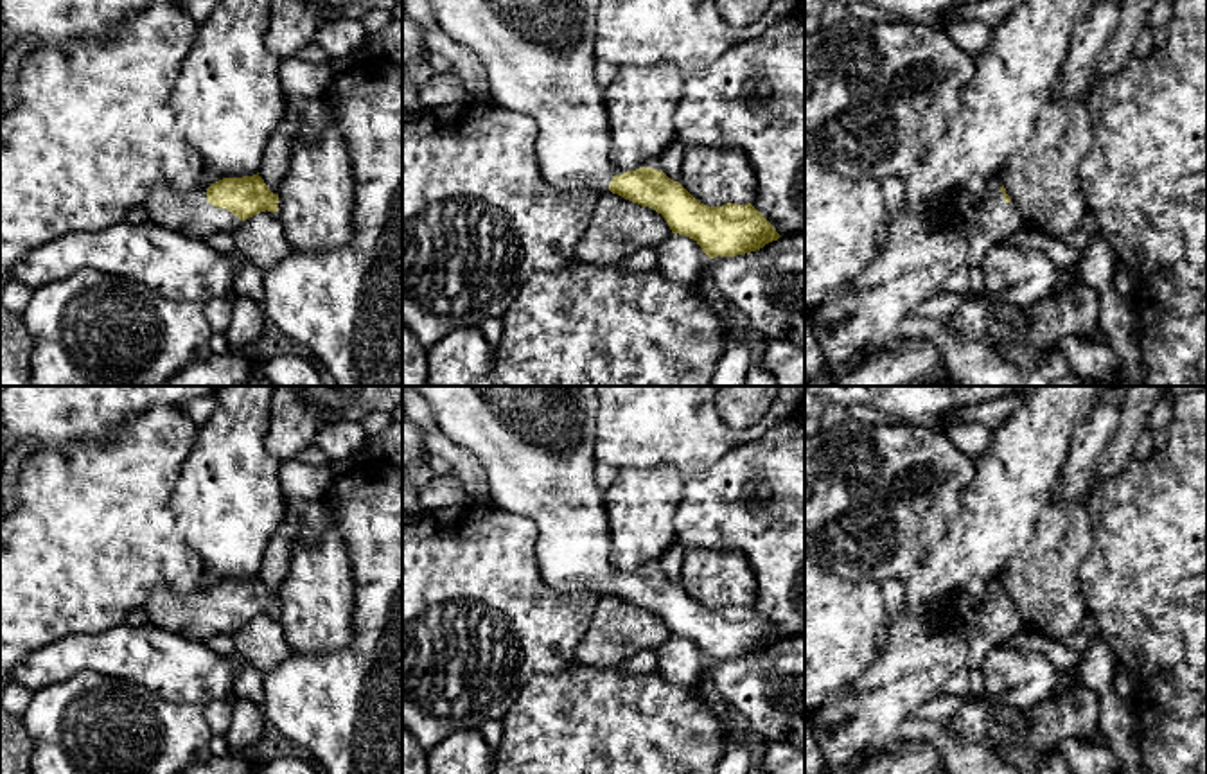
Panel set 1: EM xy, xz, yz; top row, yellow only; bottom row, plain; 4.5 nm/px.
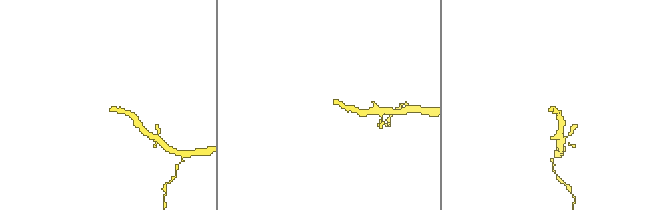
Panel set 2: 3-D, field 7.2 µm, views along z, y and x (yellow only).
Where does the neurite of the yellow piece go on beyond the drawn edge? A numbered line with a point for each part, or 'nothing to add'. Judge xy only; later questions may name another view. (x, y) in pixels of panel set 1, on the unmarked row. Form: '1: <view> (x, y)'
1: xy (191, 616)

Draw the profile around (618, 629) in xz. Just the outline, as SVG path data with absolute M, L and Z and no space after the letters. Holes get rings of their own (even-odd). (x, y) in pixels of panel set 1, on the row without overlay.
M602 596L591 627L575 648L575 663L582 666L618 668L643 650L656 650L672 632L665 620L618 596Z

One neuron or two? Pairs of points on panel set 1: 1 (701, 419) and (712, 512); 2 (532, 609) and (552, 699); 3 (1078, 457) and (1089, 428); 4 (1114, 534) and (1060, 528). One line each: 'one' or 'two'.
1: two
2: two
3: one
4: two

